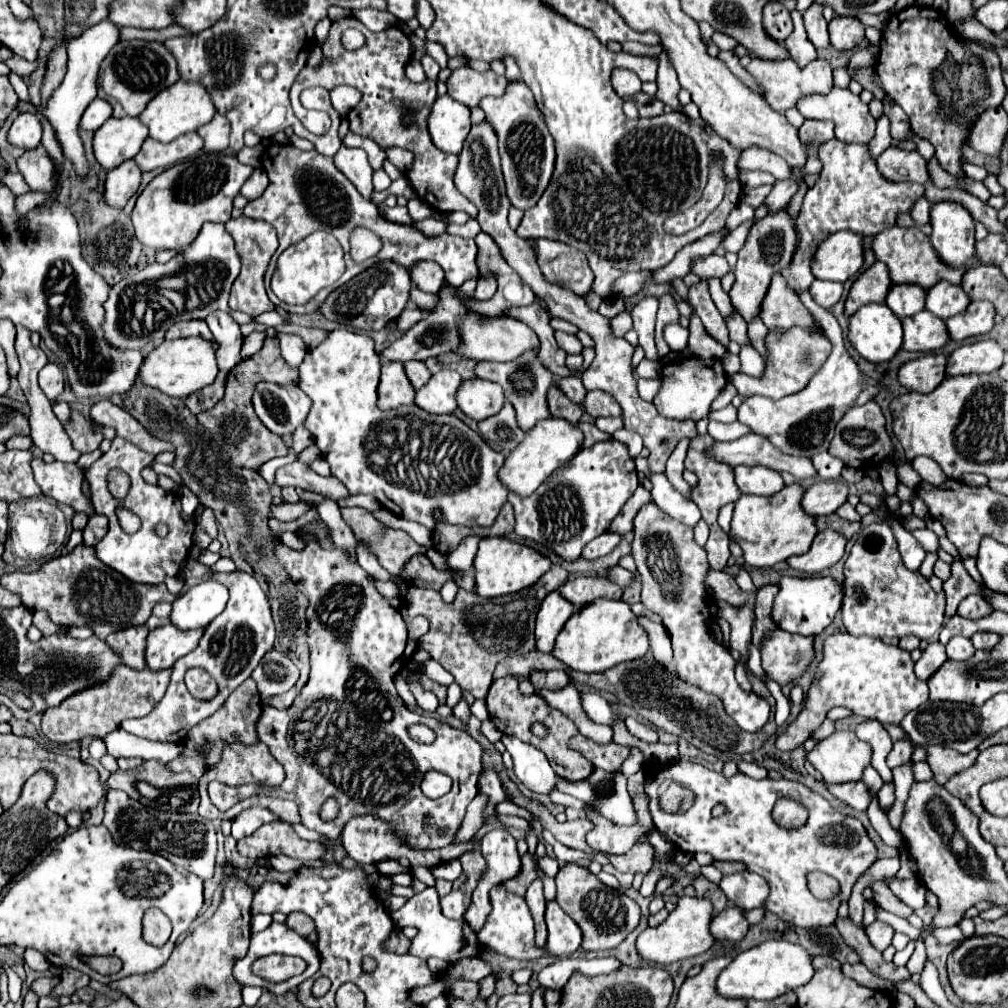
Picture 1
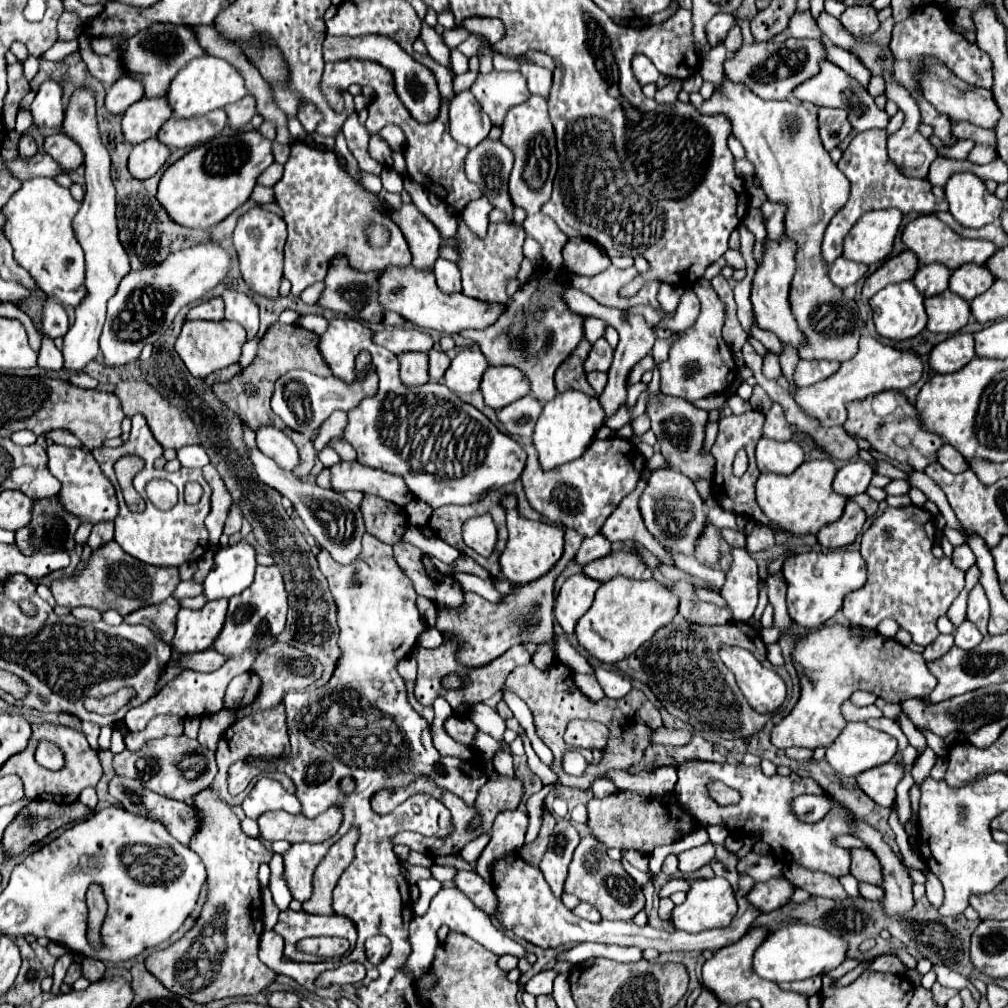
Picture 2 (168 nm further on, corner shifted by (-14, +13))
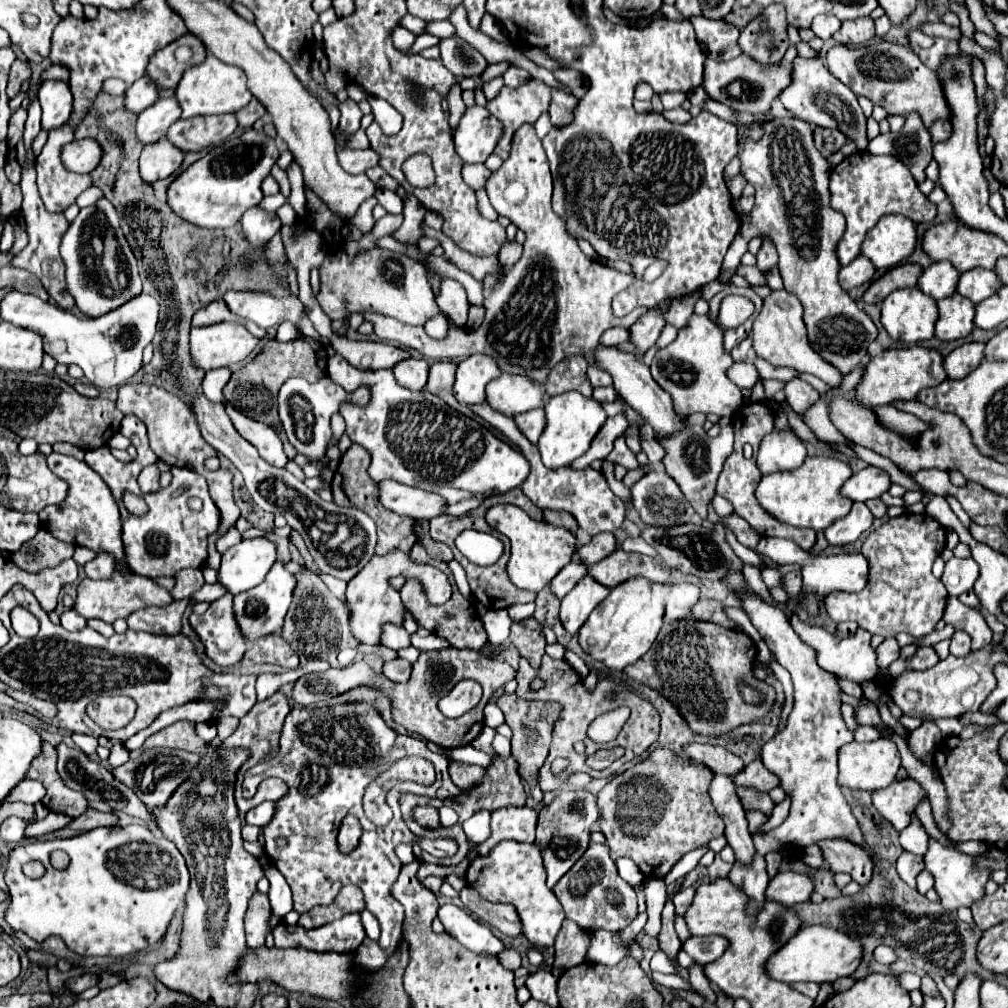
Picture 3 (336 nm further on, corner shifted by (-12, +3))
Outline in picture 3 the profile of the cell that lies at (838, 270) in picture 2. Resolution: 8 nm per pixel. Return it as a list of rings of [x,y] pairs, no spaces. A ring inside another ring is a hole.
[[[858,256],[854,262],[850,262],[848,266],[844,266],[844,268],[840,270],[840,286],[842,286],[844,290],[862,286],[864,282],[872,280],[874,272],[876,272],[874,264],[872,264],[866,256]]]

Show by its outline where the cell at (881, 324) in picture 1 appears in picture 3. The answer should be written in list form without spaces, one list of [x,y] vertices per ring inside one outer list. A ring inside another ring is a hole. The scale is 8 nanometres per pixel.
[[[906,288],[906,290],[894,290],[886,300],[882,302],[882,324],[888,330],[892,340],[898,340],[902,344],[916,344],[930,340],[934,336],[934,324],[938,320],[938,306],[932,296],[926,296],[920,288]]]

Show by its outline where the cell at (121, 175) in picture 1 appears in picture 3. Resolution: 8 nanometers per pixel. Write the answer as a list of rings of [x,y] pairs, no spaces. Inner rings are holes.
[[[162,138],[154,144],[146,144],[140,156],[140,176],[146,182],[156,182],[172,176],[184,160],[184,152],[170,144],[168,138]]]

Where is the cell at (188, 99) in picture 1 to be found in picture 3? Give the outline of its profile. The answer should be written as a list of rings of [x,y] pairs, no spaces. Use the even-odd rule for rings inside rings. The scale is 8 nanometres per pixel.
[[[208,54],[202,64],[190,66],[184,72],[184,76],[176,88],[176,98],[182,106],[182,118],[192,118],[192,116],[238,112],[252,100],[252,92],[246,86],[246,74],[242,68],[224,64],[214,54]]]

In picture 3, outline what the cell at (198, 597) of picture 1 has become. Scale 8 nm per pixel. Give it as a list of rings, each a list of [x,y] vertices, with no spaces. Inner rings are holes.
[[[268,538],[242,540],[232,546],[220,564],[220,582],[230,594],[254,588],[276,562],[276,544]]]

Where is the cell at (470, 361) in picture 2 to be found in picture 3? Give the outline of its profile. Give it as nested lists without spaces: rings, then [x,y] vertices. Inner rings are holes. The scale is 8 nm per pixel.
[[[472,354],[458,364],[454,396],[462,404],[478,404],[486,400],[486,384],[502,372],[498,364],[486,354]]]

